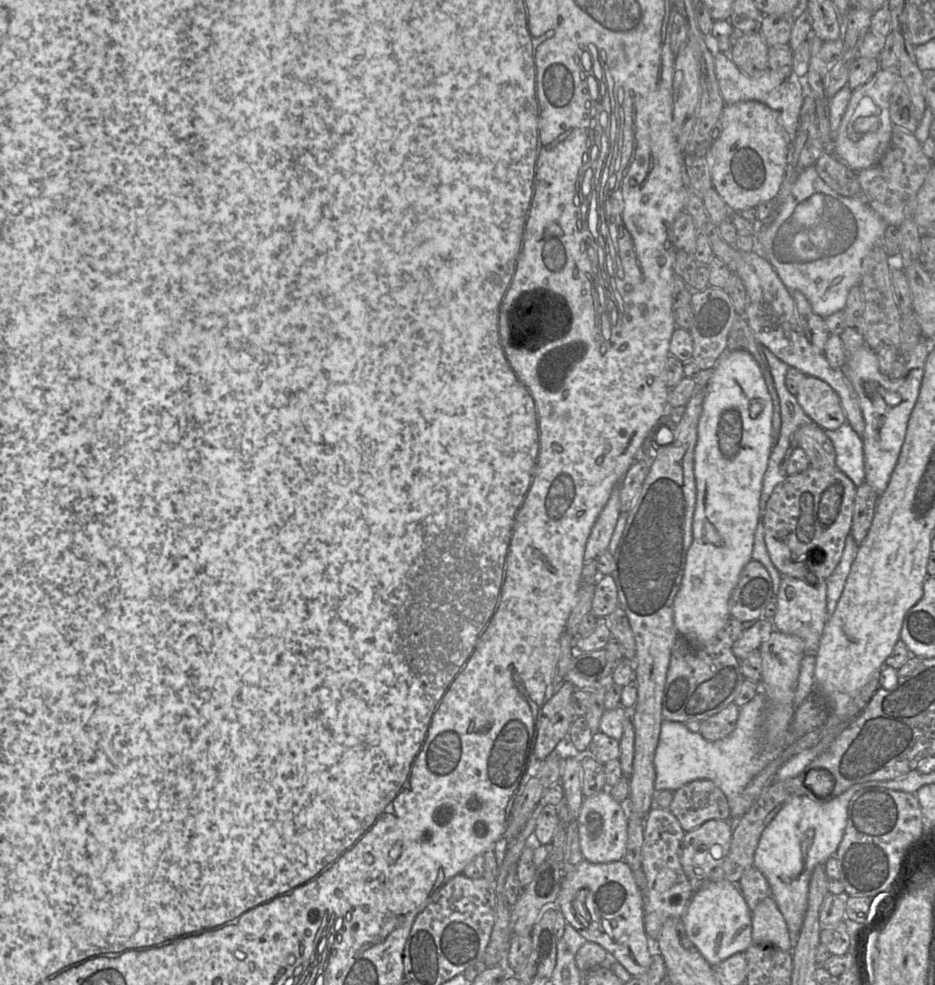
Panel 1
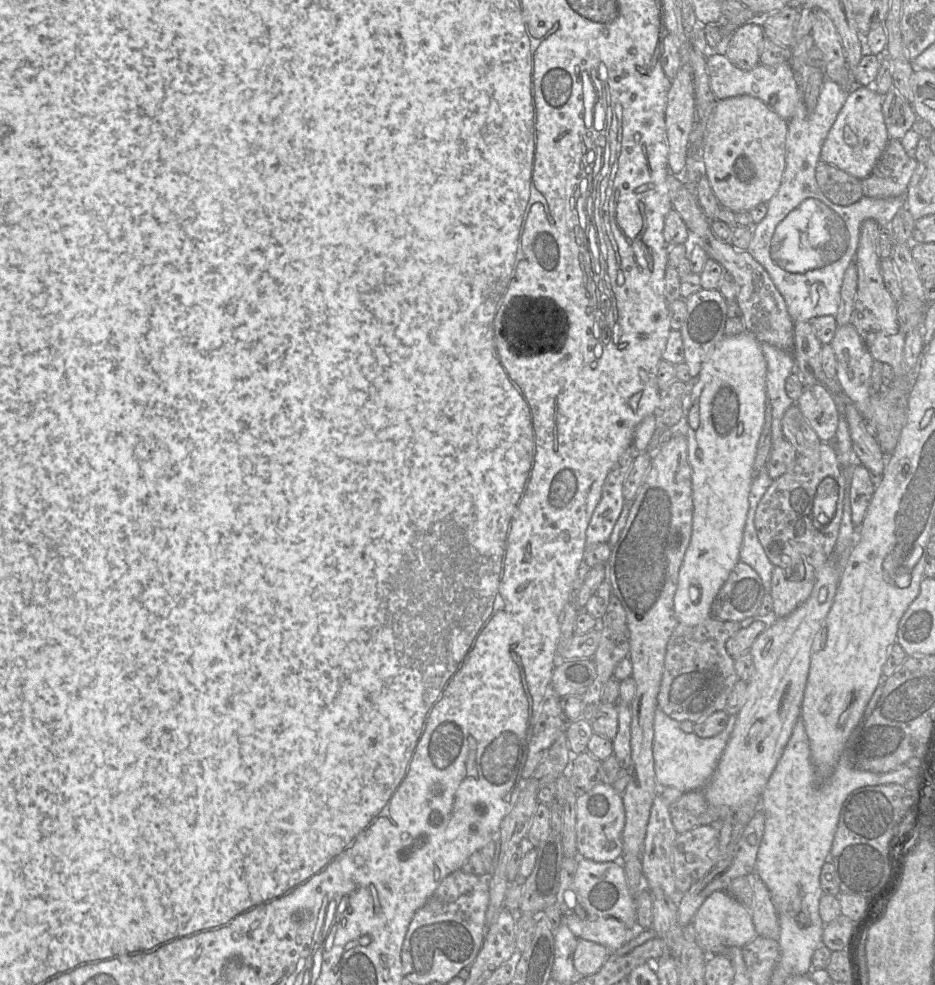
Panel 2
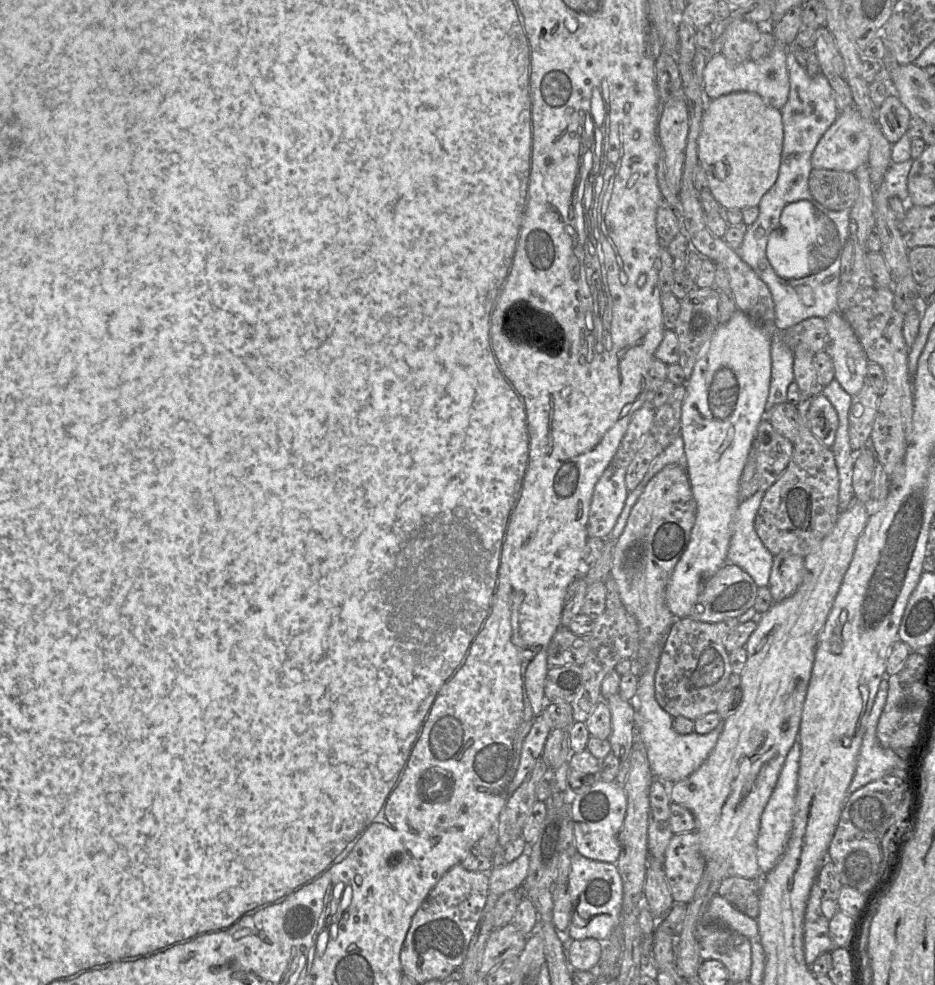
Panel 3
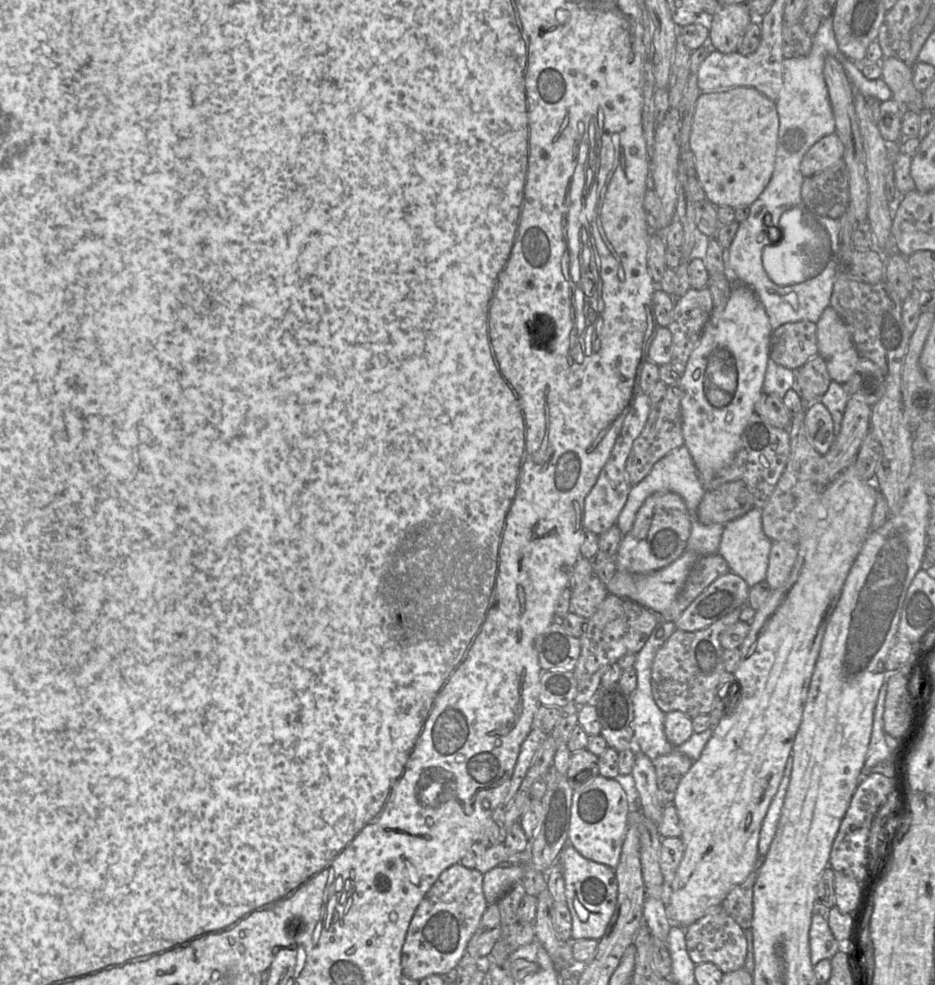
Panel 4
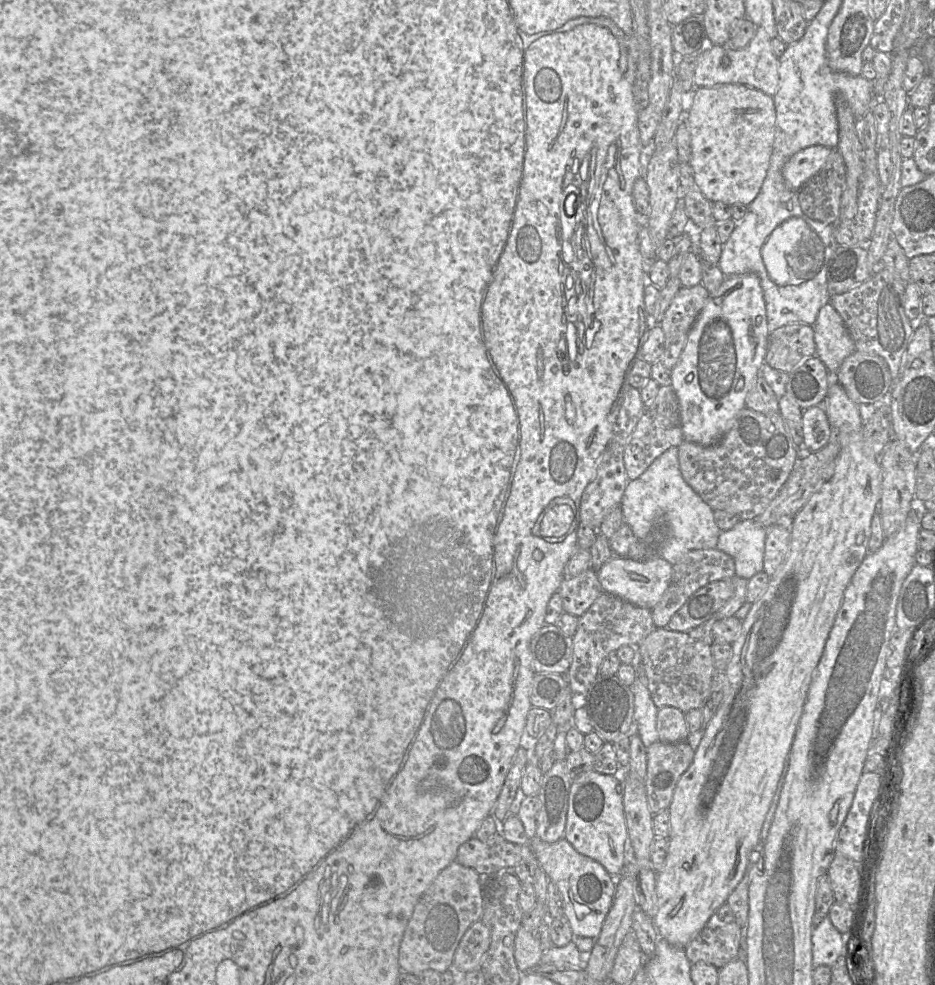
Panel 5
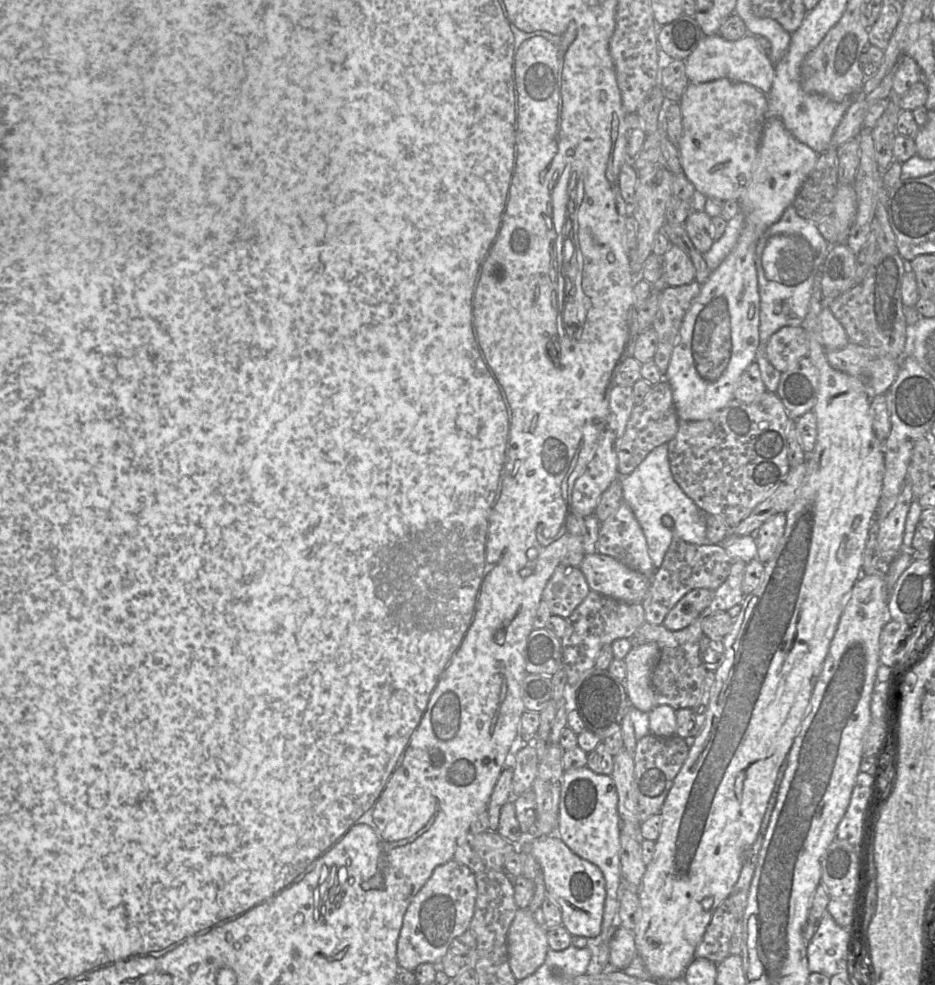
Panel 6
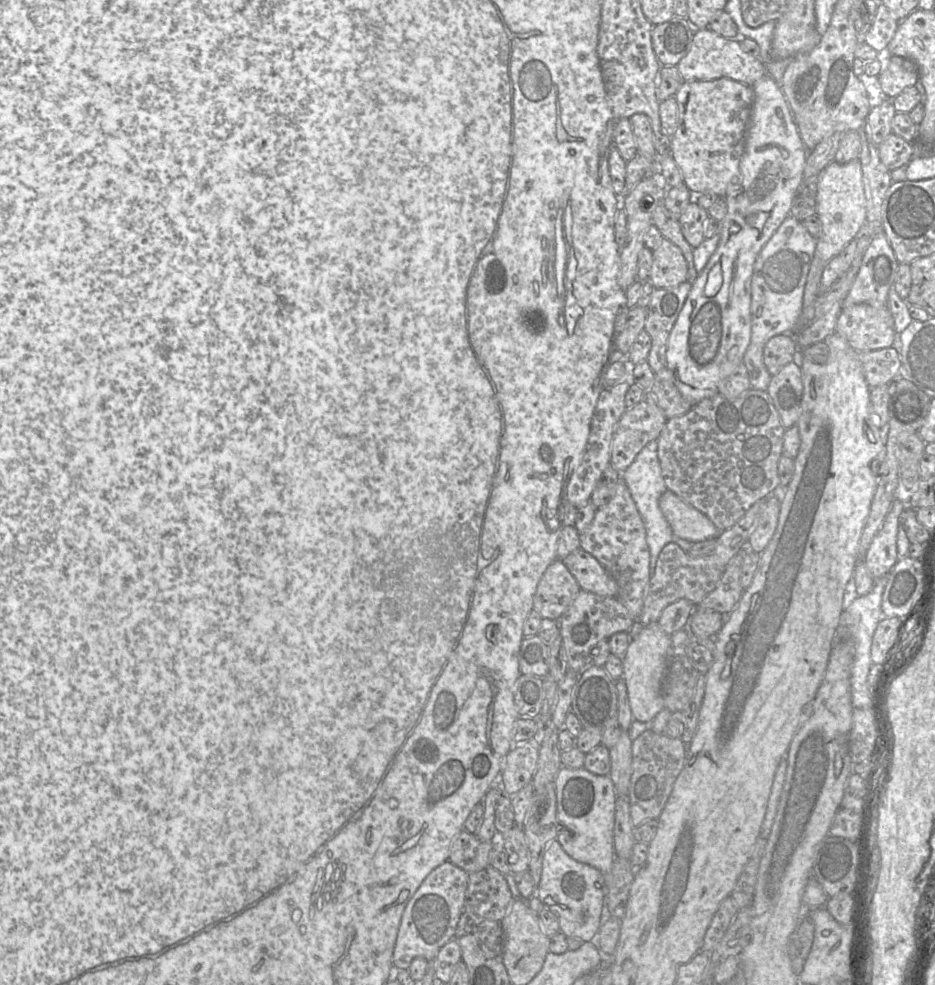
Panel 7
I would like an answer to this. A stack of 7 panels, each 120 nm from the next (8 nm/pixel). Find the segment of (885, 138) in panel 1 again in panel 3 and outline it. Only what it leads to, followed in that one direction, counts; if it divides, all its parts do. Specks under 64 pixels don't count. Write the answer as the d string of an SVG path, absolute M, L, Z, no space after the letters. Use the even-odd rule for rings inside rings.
M850 107L839 114L836 121L818 141L812 156L812 169L828 169L844 172L855 172L868 163L870 139L865 131L865 122L856 107Z

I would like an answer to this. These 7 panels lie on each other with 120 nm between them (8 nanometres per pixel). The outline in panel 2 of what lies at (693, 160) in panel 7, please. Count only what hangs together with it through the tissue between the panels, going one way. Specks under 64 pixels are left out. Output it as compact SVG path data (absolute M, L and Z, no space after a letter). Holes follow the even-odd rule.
M753 96L718 100L707 124L703 159L705 175L721 206L733 212L750 211L774 196L786 165L787 122Z

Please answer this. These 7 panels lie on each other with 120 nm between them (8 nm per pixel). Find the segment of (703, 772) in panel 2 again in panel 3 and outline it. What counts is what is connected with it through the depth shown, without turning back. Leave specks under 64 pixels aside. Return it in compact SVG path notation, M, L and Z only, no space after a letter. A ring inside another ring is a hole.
M665 642L654 644L648 656L648 662L638 669L638 688L634 697L635 732L646 748L651 772L655 779L665 782L668 787L695 772L708 758L723 732L724 720L707 734L679 734L673 728L673 717L657 702L654 677Z

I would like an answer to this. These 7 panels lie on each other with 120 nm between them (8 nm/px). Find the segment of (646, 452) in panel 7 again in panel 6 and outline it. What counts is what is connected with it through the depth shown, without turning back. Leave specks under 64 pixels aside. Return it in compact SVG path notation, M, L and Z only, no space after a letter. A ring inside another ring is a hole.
M667 444L653 449L634 471L619 478L623 502L631 508L643 530L655 571L662 565L665 553L673 538L679 538L692 545L708 544L706 514L675 482L670 469ZM664 515L673 519L673 527L663 526L661 518Z

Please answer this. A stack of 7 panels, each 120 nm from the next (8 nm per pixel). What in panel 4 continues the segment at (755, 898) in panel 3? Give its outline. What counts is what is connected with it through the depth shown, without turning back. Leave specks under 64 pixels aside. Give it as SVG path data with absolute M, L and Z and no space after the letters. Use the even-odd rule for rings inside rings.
M756 870L736 885L722 901L721 906L743 928L751 929L753 920L753 887Z

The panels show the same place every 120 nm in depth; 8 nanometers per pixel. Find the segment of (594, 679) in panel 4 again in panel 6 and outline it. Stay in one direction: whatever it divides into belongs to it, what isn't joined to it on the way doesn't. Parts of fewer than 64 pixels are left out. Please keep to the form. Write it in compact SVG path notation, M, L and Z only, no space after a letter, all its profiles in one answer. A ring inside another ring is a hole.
M590 591L566 621L566 631L561 638L562 666L567 683L574 685L585 671L595 667L598 653L604 645L611 645L617 639L629 639L634 634L645 622L645 612L642 603L625 603Z

